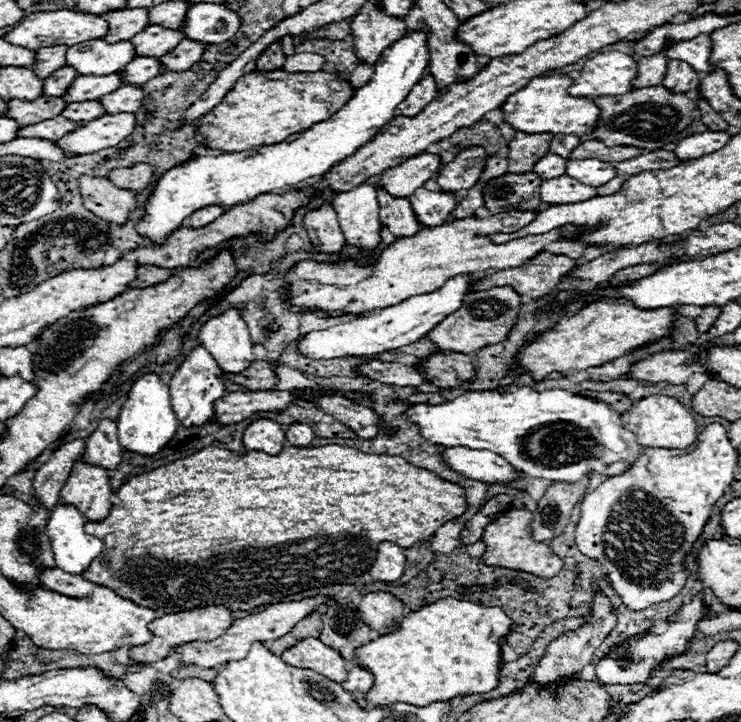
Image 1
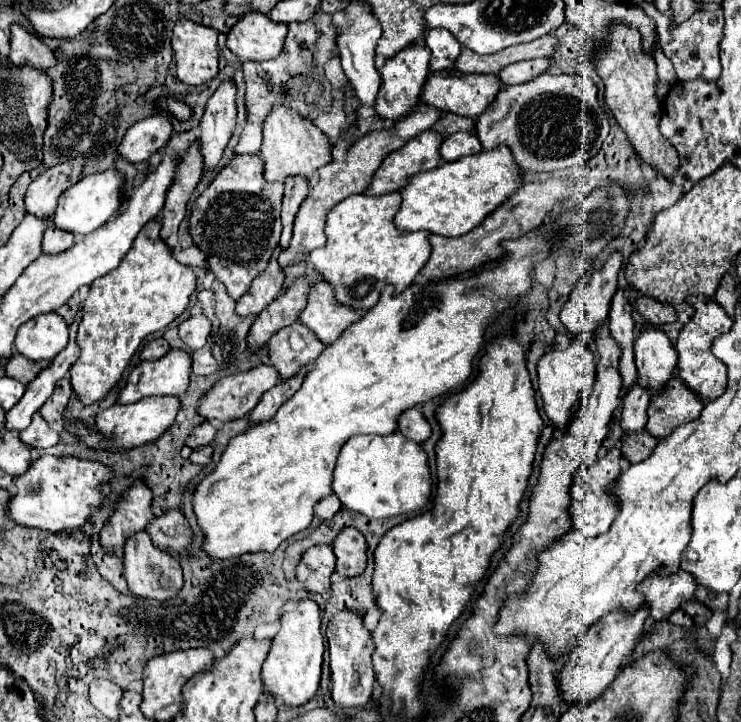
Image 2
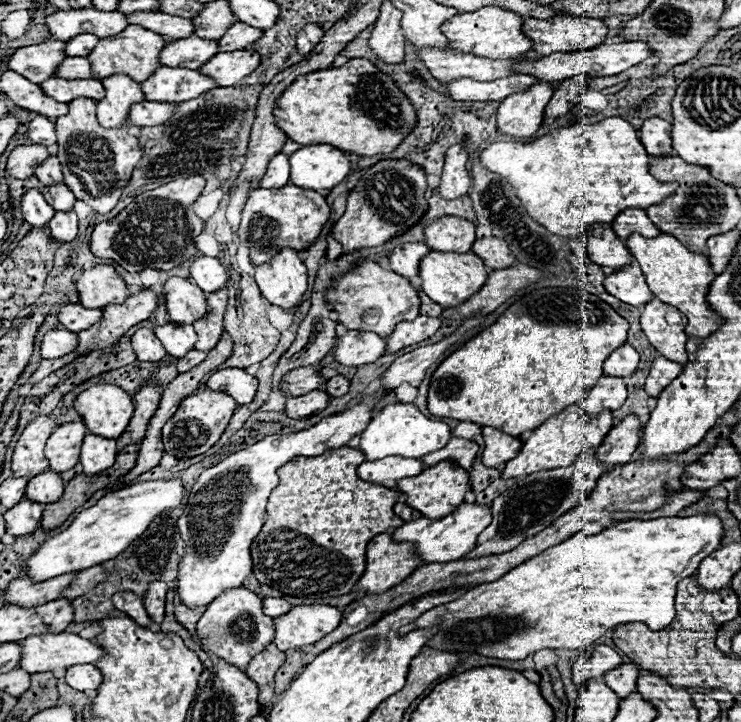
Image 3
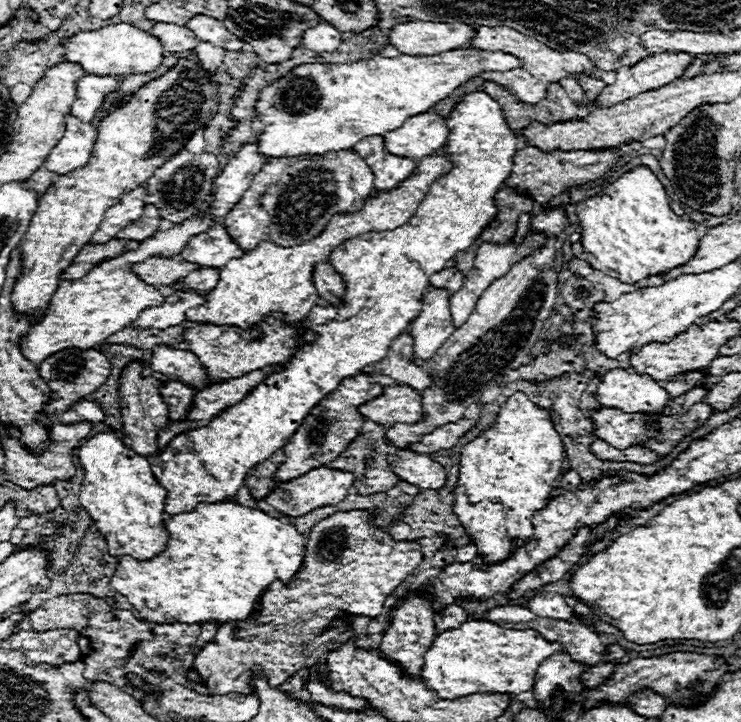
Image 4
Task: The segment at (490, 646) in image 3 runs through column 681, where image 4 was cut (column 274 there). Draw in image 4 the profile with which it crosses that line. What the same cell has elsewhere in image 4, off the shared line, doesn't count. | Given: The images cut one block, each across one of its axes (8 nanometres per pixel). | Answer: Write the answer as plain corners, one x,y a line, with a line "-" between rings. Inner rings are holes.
200,502
192,512
182,512
166,520
170,532
168,546
164,554
154,560
138,562
130,556
118,560
116,574
110,580
110,586
128,598
128,602
140,612
140,618
156,624
204,624
218,622
226,624
232,620
246,620
258,606
260,596
268,590
274,580
282,584
290,582
304,564
306,540
304,536
284,520
272,518
256,508
246,508
232,502

